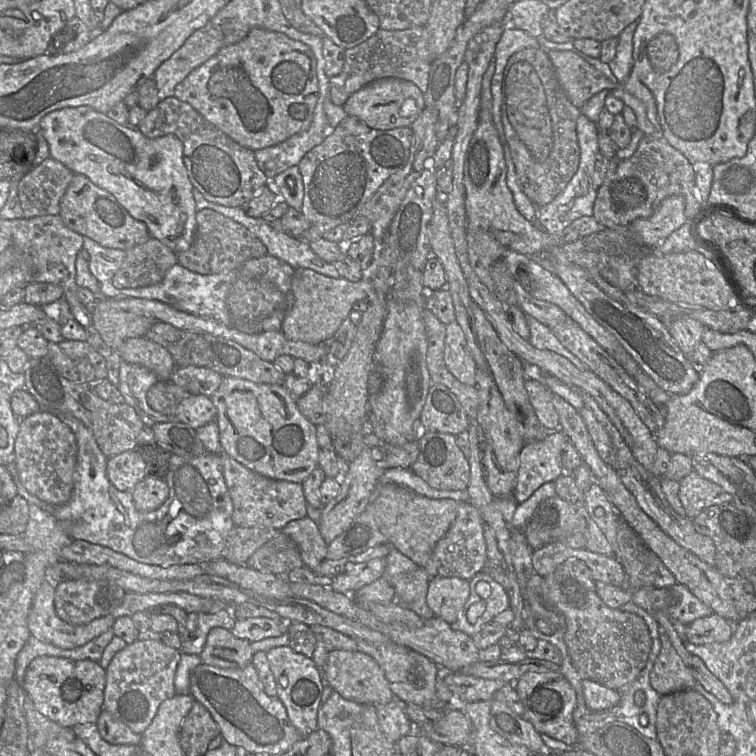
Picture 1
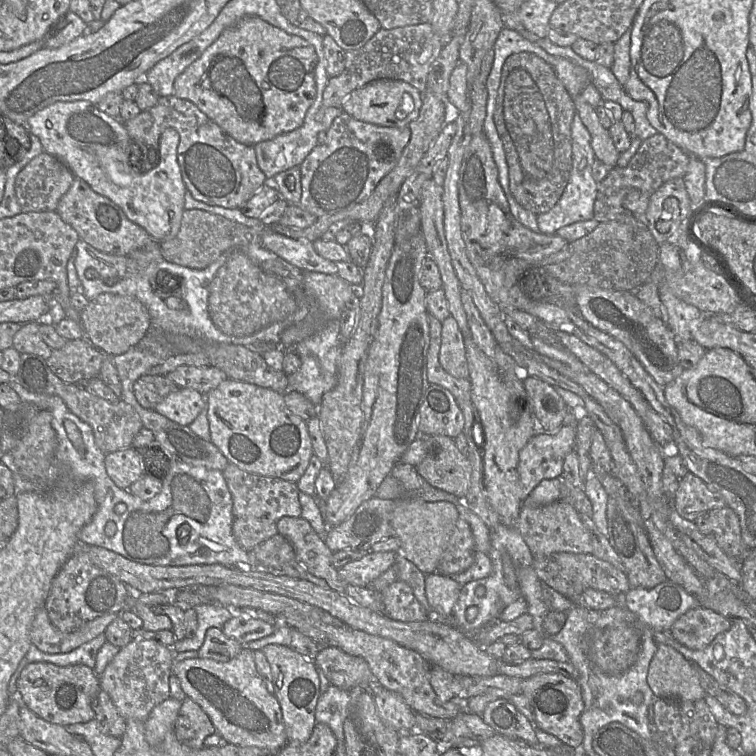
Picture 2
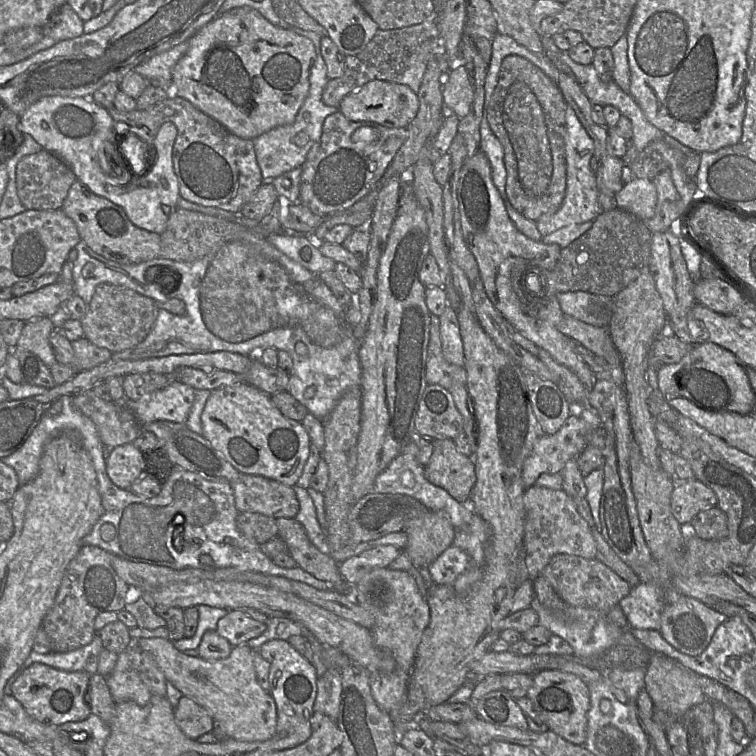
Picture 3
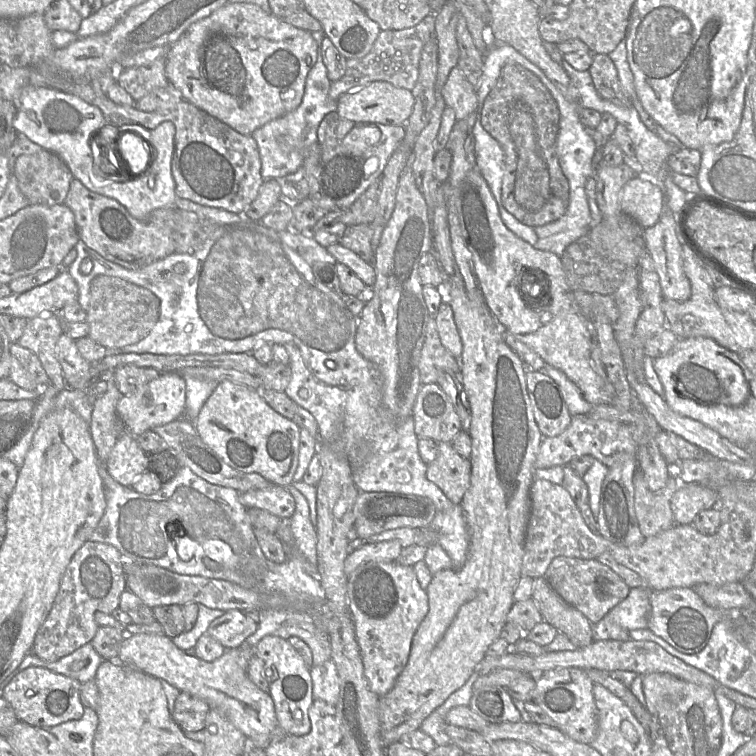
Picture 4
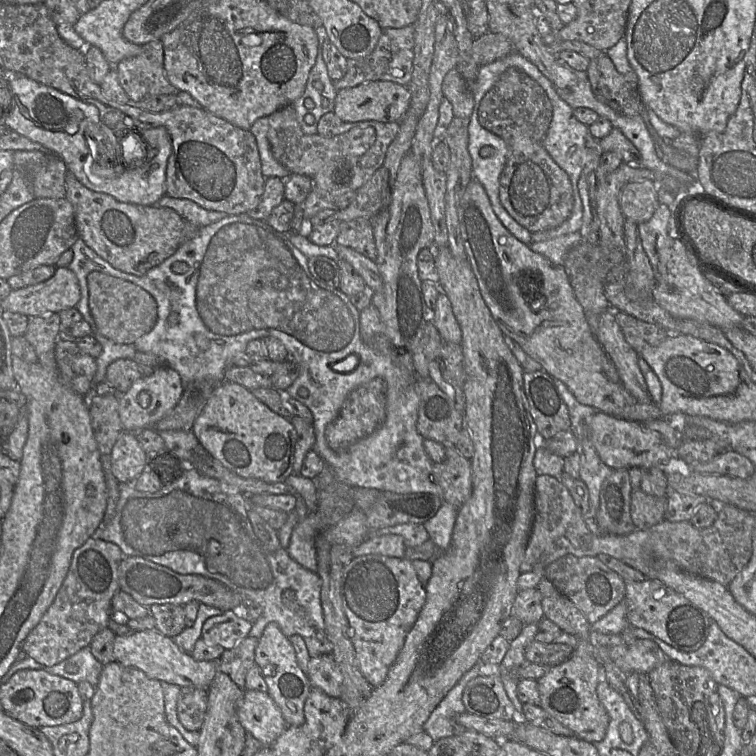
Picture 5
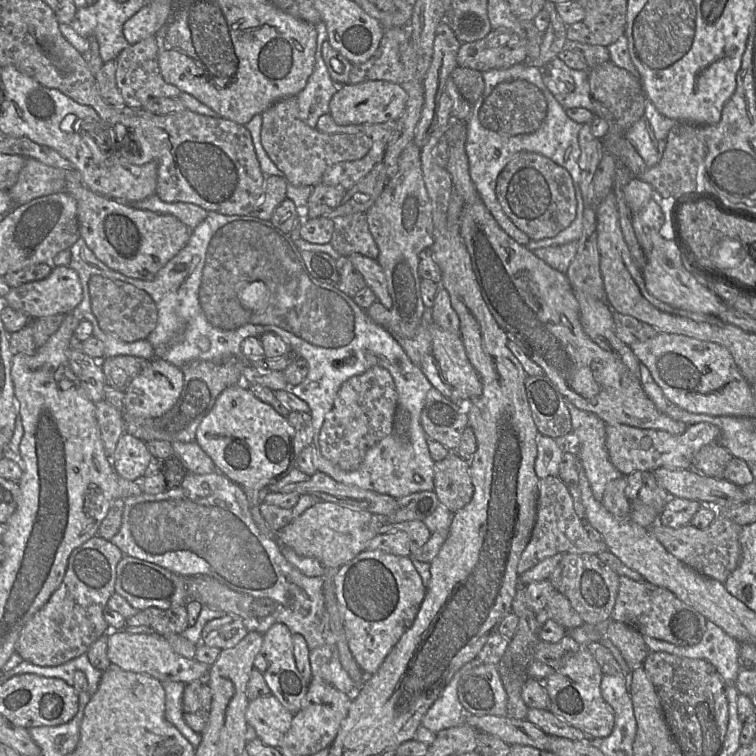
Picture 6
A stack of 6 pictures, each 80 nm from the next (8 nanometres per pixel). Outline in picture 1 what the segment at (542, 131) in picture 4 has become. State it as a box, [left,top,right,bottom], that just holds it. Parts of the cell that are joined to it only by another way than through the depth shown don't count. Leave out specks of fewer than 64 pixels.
[501,48,581,206]

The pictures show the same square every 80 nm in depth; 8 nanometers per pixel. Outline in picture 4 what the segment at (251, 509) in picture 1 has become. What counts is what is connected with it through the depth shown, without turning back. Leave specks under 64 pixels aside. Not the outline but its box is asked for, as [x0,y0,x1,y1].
[239,484,295,519]

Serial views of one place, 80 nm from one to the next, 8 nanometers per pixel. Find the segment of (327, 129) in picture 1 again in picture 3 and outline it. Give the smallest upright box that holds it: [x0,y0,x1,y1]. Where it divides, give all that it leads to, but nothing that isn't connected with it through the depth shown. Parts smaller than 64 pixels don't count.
[252,107,313,181]

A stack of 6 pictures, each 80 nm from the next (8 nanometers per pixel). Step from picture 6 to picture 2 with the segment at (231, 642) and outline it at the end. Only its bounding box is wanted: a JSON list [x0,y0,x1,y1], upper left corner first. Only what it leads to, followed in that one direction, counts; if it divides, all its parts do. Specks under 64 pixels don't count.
[221,613,274,645]

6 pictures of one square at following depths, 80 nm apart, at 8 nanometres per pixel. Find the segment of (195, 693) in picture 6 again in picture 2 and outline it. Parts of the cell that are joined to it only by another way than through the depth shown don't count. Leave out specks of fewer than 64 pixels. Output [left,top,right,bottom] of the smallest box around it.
[174,697,216,749]

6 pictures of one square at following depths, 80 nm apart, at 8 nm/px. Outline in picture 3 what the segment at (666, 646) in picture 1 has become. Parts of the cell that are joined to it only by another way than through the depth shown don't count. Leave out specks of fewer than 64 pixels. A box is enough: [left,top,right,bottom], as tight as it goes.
[645,653,707,715]

